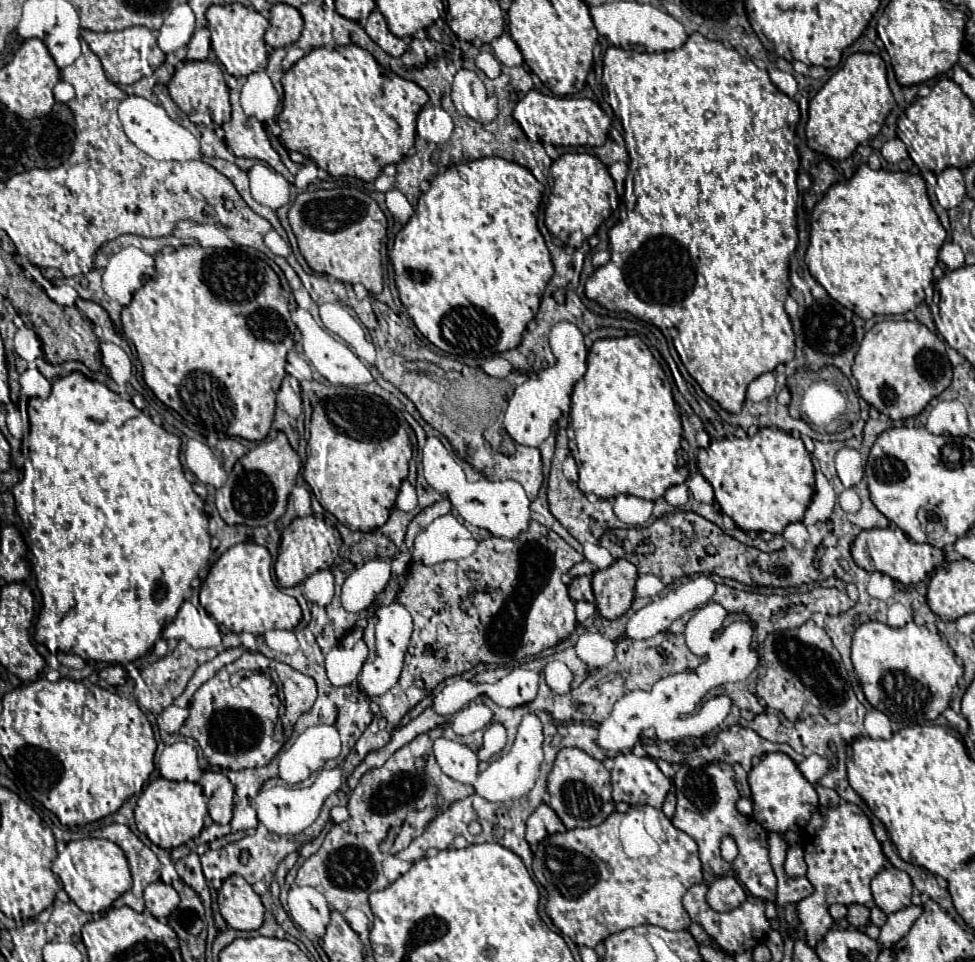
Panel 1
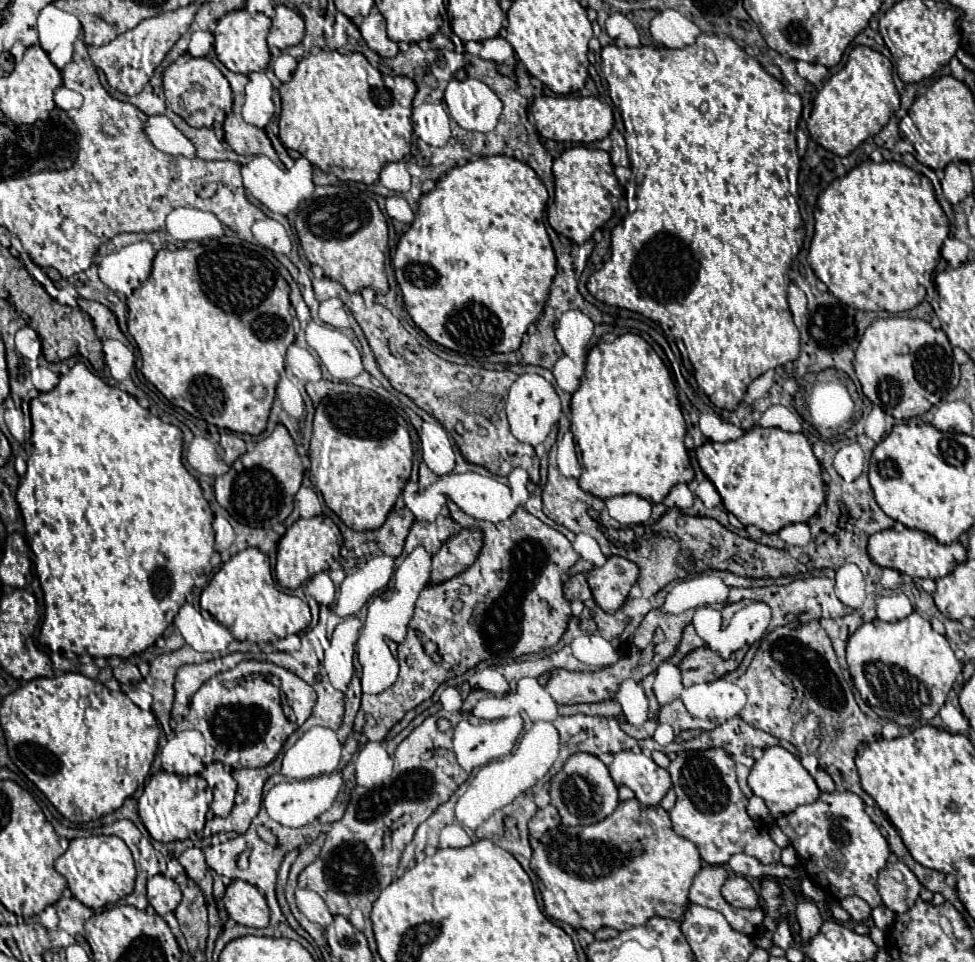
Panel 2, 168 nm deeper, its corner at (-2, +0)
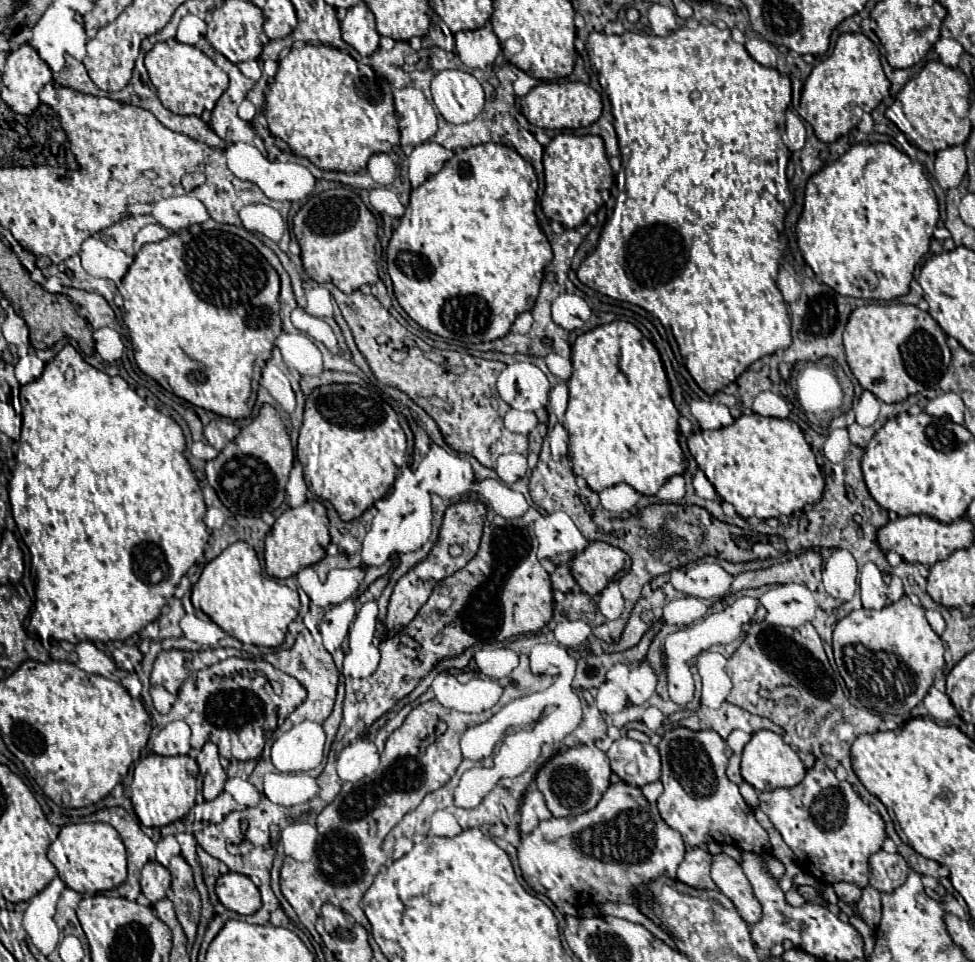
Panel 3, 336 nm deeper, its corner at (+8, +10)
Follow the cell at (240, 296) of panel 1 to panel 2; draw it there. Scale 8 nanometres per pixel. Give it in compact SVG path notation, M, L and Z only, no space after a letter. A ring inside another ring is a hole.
M228 236L218 240L216 248L208 248L204 244L196 248L176 248L172 250L158 250L154 264L152 264L152 274L140 286L138 290L132 292L128 298L128 330L132 338L138 344L140 356L142 356L142 374L146 380L150 380L174 406L184 408L196 418L206 420L208 424L214 424L218 428L228 428L232 432L246 432L246 434L260 434L266 428L266 420L272 408L274 400L274 388L284 372L284 360L286 360L286 350L294 342L294 330L292 330L292 316L290 316L290 286L288 282L280 276L276 268L276 258L270 250L262 246L250 246L250 244L234 244L234 240L228 240Z

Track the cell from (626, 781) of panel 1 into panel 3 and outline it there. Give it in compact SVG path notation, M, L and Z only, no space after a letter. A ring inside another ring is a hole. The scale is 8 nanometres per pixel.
M624 736L616 740L606 754L612 772L630 786L644 788L660 780L660 756L652 744L640 744Z

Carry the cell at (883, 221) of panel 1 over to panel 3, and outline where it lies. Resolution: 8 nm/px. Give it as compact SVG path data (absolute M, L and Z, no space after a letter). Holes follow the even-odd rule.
M856 144L808 180L796 236L800 252L816 278L838 294L866 300L894 300L908 294L914 266L930 248L938 216L938 200L920 162L910 160L892 144Z

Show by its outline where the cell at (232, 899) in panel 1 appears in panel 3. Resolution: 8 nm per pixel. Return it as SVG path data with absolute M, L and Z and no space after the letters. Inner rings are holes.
M228 872L216 880L216 896L228 910L238 914L254 914L262 906L260 892L254 882L236 872Z

